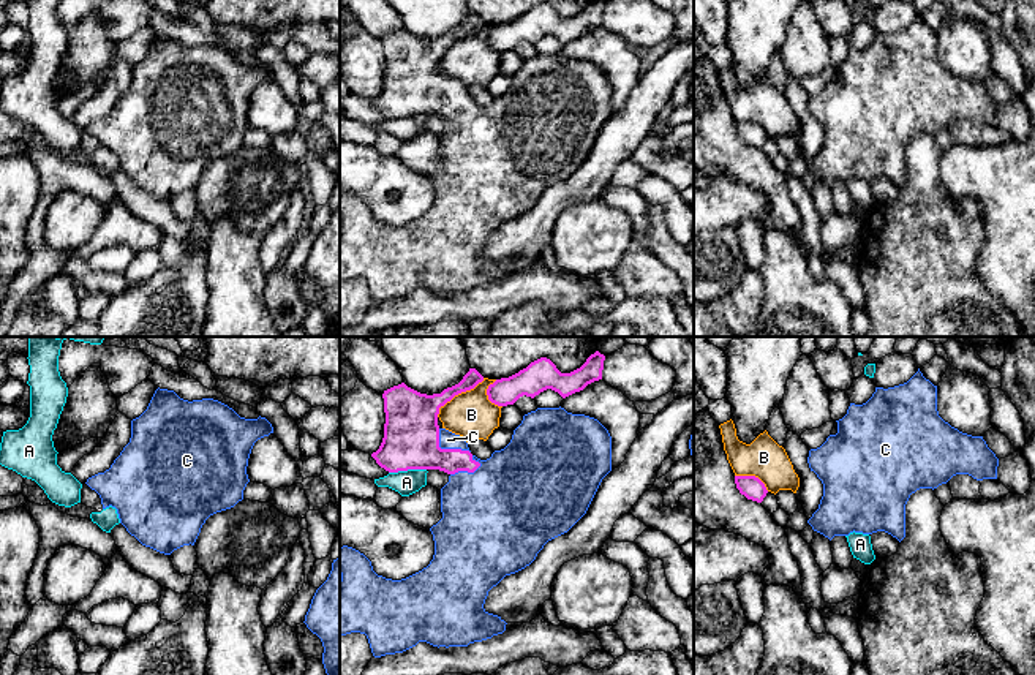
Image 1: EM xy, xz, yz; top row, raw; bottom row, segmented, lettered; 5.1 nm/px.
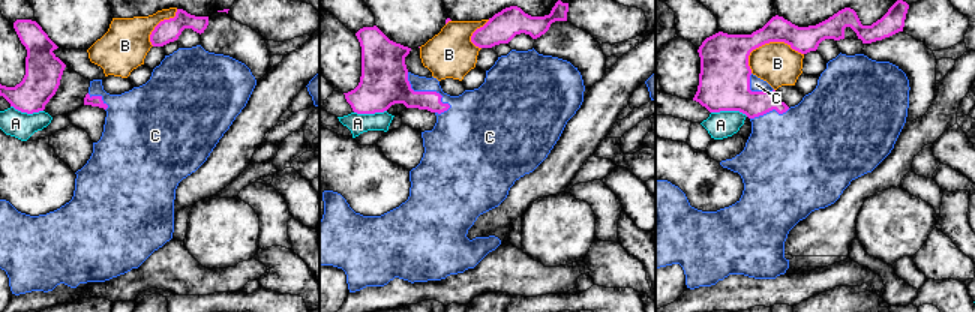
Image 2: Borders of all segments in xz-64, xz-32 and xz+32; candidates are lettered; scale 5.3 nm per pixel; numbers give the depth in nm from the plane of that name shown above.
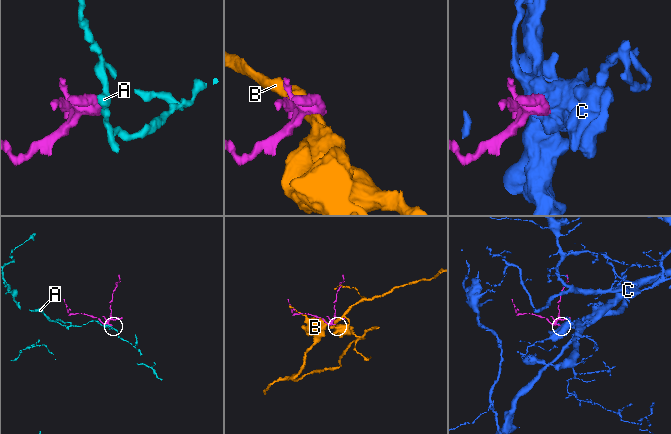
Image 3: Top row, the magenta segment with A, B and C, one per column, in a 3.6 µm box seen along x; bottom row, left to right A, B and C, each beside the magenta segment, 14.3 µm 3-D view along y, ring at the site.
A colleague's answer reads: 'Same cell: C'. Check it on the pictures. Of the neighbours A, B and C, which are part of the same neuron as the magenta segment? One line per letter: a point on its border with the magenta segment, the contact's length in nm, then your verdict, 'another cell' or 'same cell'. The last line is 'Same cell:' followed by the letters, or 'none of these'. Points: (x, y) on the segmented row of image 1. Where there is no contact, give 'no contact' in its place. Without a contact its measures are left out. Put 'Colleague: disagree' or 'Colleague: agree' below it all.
A: meets magenta in xz at (406, 470); contact 190 nm long; another cell
B: meets magenta in xz at (457, 394); contact 320 nm long; another cell
C: meets magenta in xz at (446, 449); contact 200 nm long; same cell
Same cell: C
Colleague: agree

